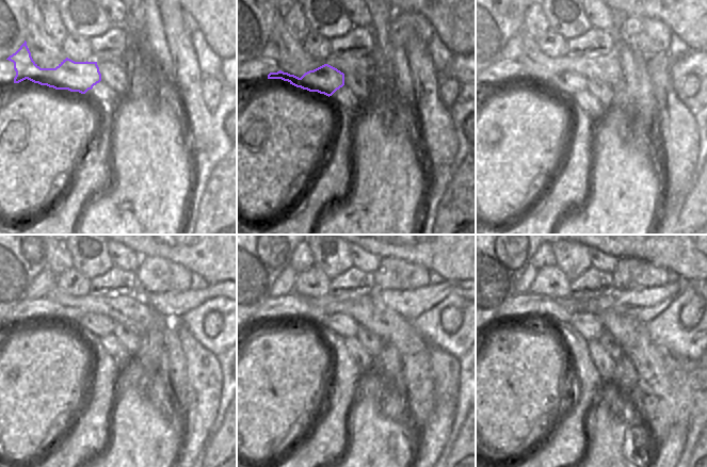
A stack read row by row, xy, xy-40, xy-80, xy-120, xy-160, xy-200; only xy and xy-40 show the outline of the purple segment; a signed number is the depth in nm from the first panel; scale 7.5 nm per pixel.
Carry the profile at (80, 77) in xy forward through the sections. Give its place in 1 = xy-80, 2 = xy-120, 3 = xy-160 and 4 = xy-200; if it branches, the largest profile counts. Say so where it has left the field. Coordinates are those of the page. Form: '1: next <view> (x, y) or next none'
1: next xy-80 (567, 84)
2: next xy-120 (98, 324)
3: next xy-160 (344, 325)
4: next xy-200 (590, 325)

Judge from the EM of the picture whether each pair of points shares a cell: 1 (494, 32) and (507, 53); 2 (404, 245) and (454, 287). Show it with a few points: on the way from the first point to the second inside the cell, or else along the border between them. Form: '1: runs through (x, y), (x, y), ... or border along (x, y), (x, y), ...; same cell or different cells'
1: border along (519, 32), (507, 42), (499, 59); different cells
2: border along (464, 278), (460, 280), (445, 280); different cells

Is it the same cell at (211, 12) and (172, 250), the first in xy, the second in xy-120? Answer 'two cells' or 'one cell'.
one cell

